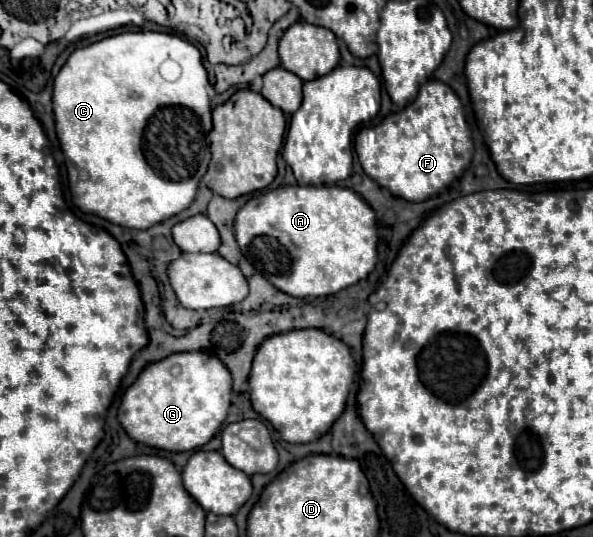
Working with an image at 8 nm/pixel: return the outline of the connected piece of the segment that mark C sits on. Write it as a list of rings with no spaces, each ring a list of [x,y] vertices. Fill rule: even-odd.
[[[159,31],[121,33],[121,35],[101,39],[93,45],[81,47],[75,53],[71,53],[67,63],[61,67],[59,75],[55,77],[53,111],[55,111],[55,123],[57,123],[57,137],[59,137],[61,149],[65,153],[65,167],[67,167],[67,175],[69,175],[73,203],[85,213],[99,215],[115,225],[129,227],[129,229],[149,229],[151,225],[157,225],[177,213],[181,213],[183,209],[187,209],[191,205],[191,201],[195,199],[199,181],[205,175],[209,159],[211,159],[209,141],[207,141],[207,133],[211,131],[211,105],[209,105],[209,97],[207,97],[207,83],[209,83],[209,77],[201,65],[199,49],[193,43],[181,39],[179,35],[173,35],[173,33],[159,33]]]

